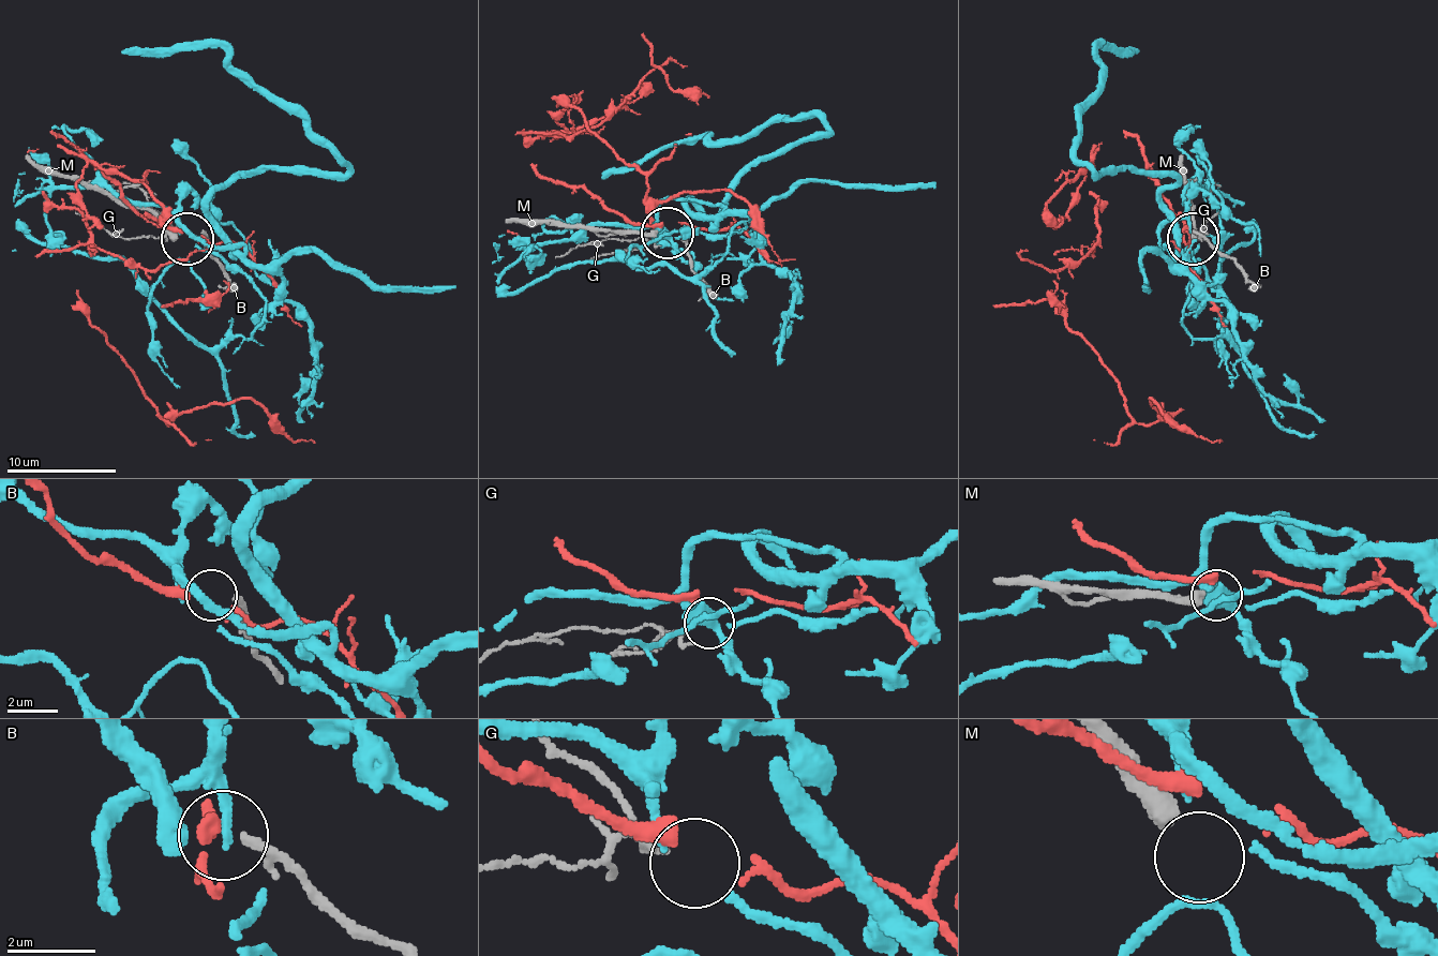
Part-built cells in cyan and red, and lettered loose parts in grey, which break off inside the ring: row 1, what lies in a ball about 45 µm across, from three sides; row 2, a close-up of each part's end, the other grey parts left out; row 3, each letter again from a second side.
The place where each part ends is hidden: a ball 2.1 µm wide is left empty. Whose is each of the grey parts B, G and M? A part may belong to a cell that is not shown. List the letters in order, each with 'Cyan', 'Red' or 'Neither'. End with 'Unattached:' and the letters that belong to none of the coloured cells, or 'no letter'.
B: Red
G: Cyan
M: Neither
Unattached: M

